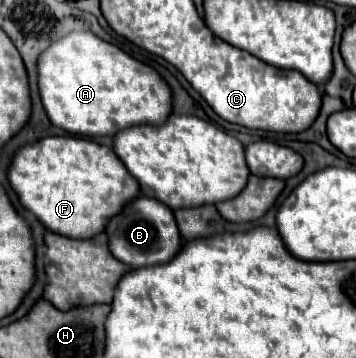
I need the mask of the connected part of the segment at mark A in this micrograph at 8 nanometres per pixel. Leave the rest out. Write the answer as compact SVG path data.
M73 31L61 41L55 41L45 53L41 53L37 71L41 99L51 123L73 135L113 137L119 131L135 125L163 125L173 113L173 93L167 81L153 67L133 59L119 47L95 37L91 31Z

